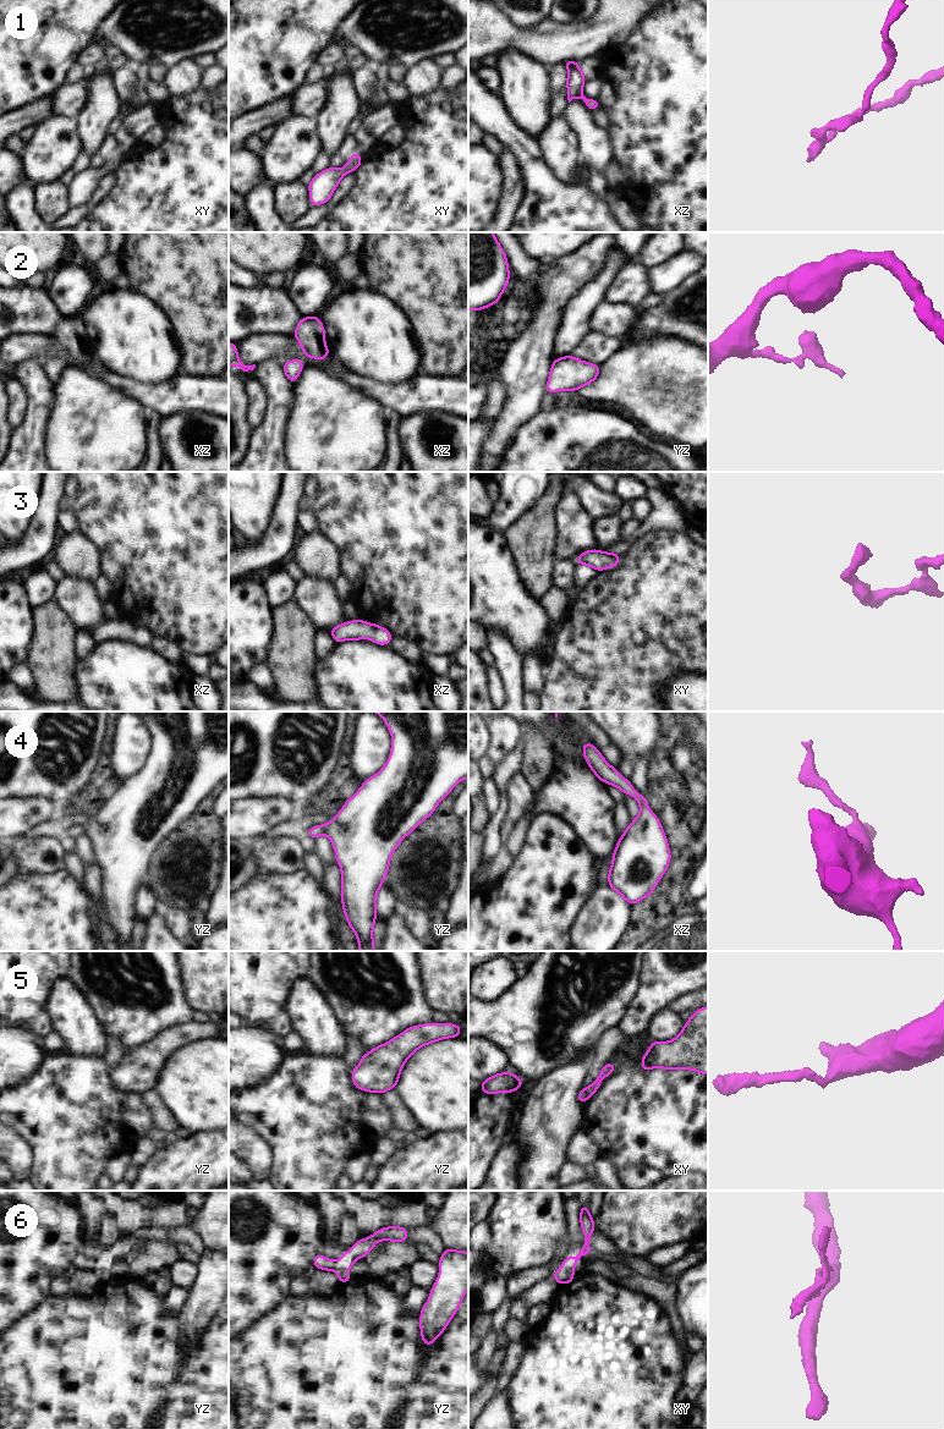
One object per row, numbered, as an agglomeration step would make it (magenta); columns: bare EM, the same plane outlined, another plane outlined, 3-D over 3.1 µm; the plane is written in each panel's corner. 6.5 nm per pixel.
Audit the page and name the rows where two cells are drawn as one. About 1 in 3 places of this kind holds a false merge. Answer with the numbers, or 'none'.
none

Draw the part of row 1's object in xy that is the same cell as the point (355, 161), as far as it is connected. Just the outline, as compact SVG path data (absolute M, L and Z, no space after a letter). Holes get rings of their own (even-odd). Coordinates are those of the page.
M353 152L344 167L336 169L329 166L322 172L315 174L312 181L307 185L307 188L309 189L311 205L318 207L320 204L326 204L341 178L348 172L355 172L361 164L361 153Z

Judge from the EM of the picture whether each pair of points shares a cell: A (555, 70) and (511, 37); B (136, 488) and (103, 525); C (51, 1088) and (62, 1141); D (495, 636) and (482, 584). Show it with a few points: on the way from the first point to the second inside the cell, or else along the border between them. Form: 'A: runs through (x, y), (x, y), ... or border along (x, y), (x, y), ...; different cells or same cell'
A: border along (563, 60), (549, 66); different cells
B: runs through (131, 496), (111, 516); same cell
C: runs through (62, 1102), (62, 1127); same cell
D: border along (487, 631), (501, 631), (516, 648); different cells

